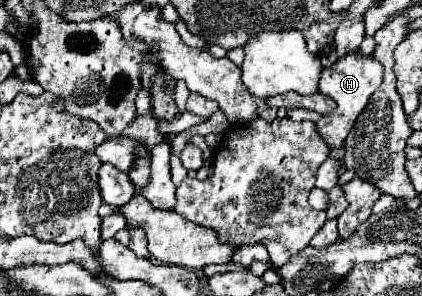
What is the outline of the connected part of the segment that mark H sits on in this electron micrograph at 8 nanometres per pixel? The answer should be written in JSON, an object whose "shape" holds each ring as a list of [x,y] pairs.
{"shape":[[[359,52],[347,54],[345,58],[337,60],[331,68],[325,68],[321,72],[319,92],[333,98],[335,104],[337,104],[337,108],[331,114],[325,114],[315,122],[317,134],[321,136],[321,140],[329,148],[341,148],[345,144],[345,138],[347,138],[349,130],[353,128],[357,116],[363,112],[371,94],[381,86],[381,82],[383,82],[383,66],[379,66],[379,62],[375,58],[361,56]]]}

